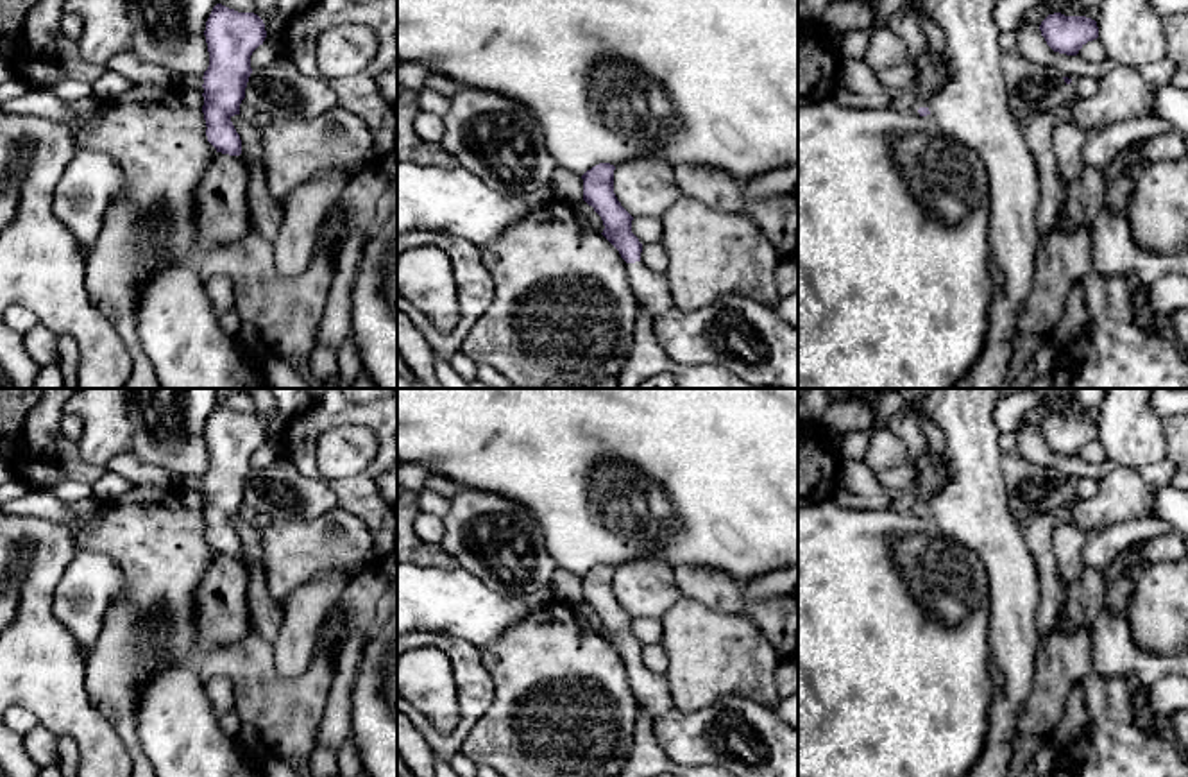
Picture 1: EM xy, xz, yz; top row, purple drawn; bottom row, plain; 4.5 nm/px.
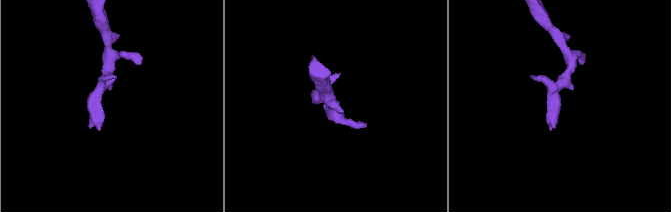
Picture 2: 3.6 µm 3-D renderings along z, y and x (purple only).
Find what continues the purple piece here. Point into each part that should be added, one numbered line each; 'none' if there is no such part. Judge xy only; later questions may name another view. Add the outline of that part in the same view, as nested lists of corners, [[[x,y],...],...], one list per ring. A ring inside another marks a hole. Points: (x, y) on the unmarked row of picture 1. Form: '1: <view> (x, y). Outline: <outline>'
none

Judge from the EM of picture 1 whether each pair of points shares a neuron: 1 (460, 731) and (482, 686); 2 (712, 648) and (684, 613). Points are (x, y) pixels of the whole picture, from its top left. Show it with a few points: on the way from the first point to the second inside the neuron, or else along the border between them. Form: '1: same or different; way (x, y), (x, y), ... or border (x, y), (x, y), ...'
1: same; way (466, 720), (475, 697)
2: same; way (704, 640), (689, 622)

